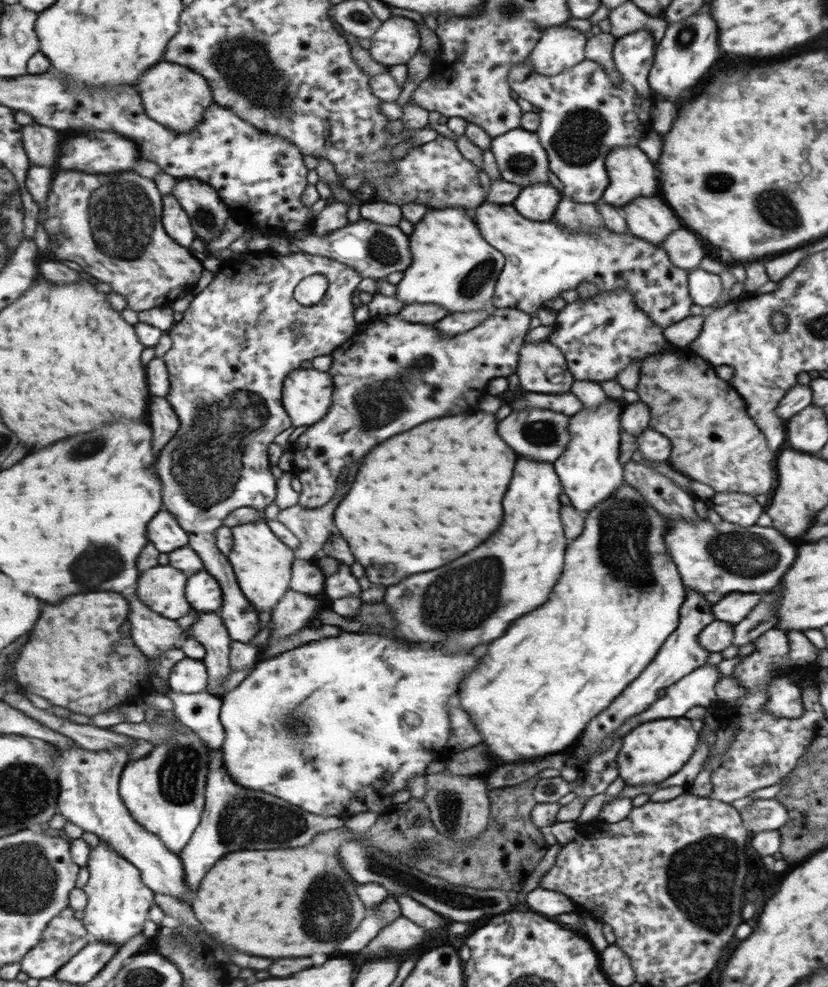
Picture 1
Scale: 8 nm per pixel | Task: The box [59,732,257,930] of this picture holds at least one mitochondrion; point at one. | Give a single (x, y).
(179, 771)

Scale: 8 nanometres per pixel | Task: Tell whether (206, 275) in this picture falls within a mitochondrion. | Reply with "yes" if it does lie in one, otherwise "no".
no

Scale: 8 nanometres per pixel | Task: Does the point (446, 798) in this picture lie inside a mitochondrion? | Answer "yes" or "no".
yes

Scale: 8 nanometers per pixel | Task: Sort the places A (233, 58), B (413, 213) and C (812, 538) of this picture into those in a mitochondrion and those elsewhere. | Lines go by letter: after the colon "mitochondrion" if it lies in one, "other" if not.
A: mitochondrion
B: other
C: other

